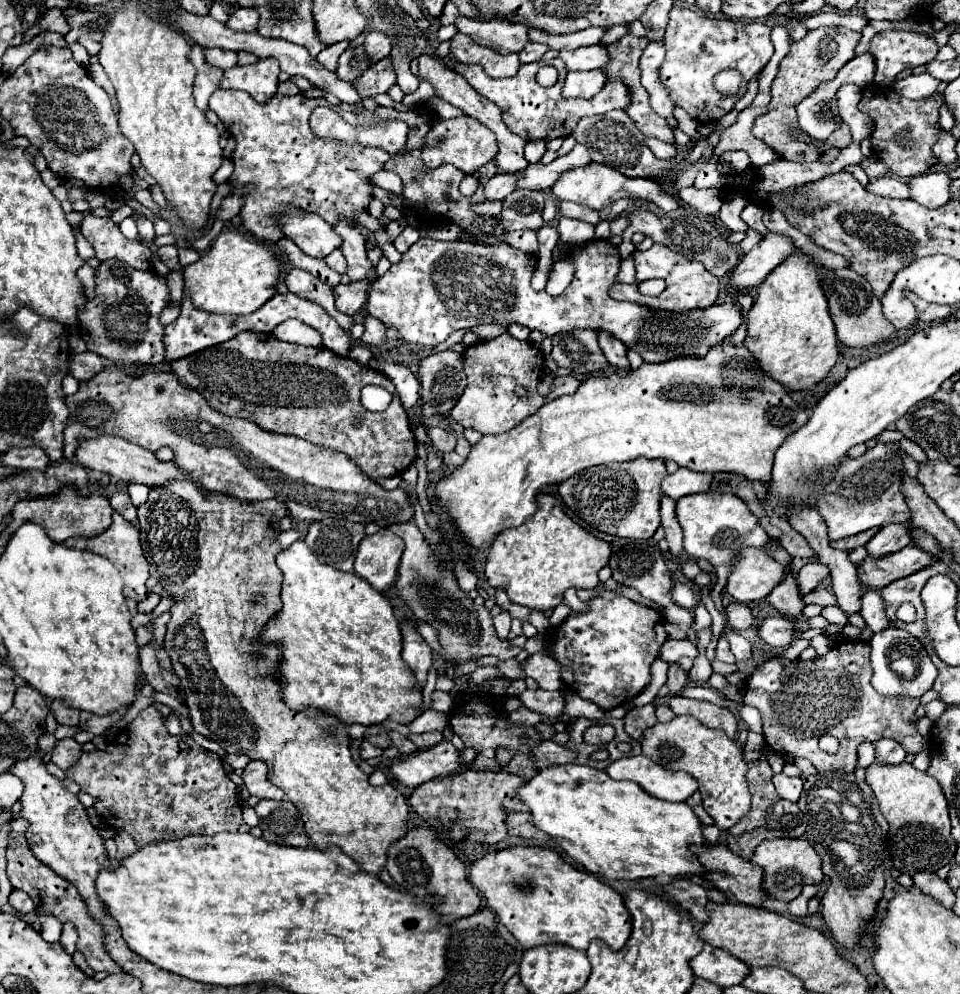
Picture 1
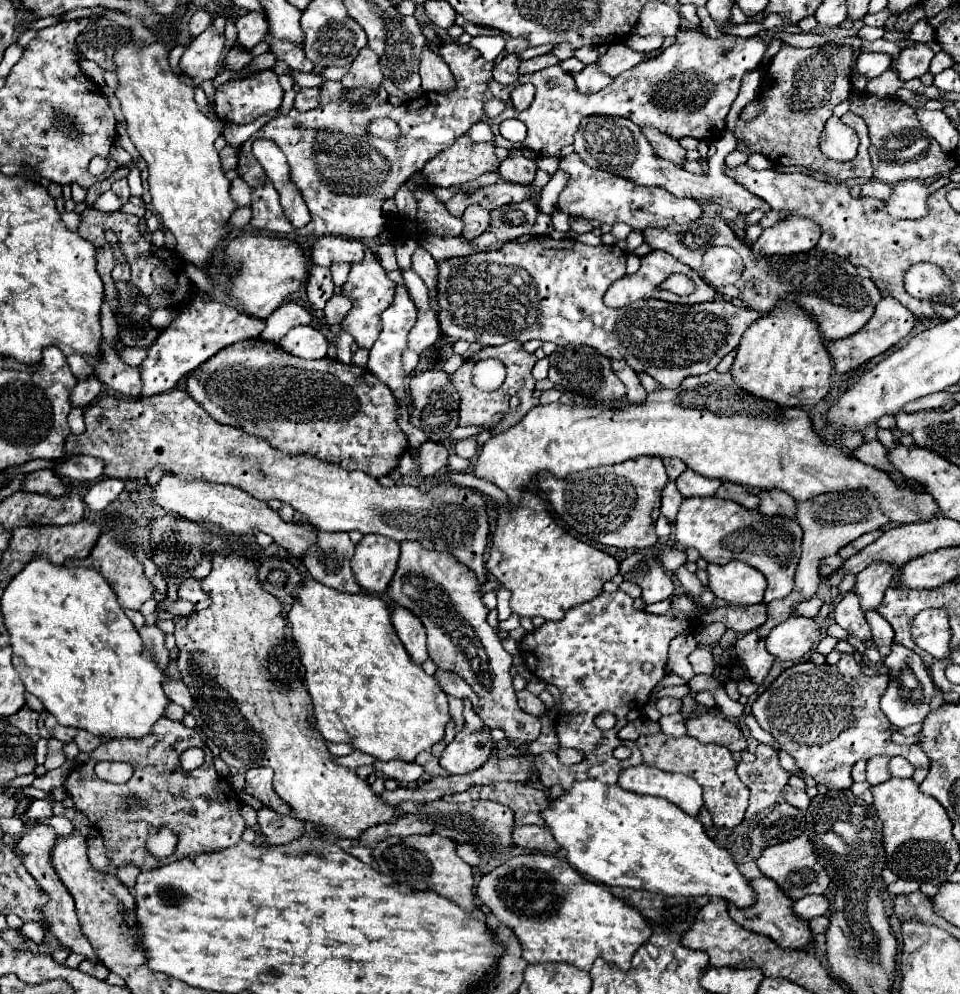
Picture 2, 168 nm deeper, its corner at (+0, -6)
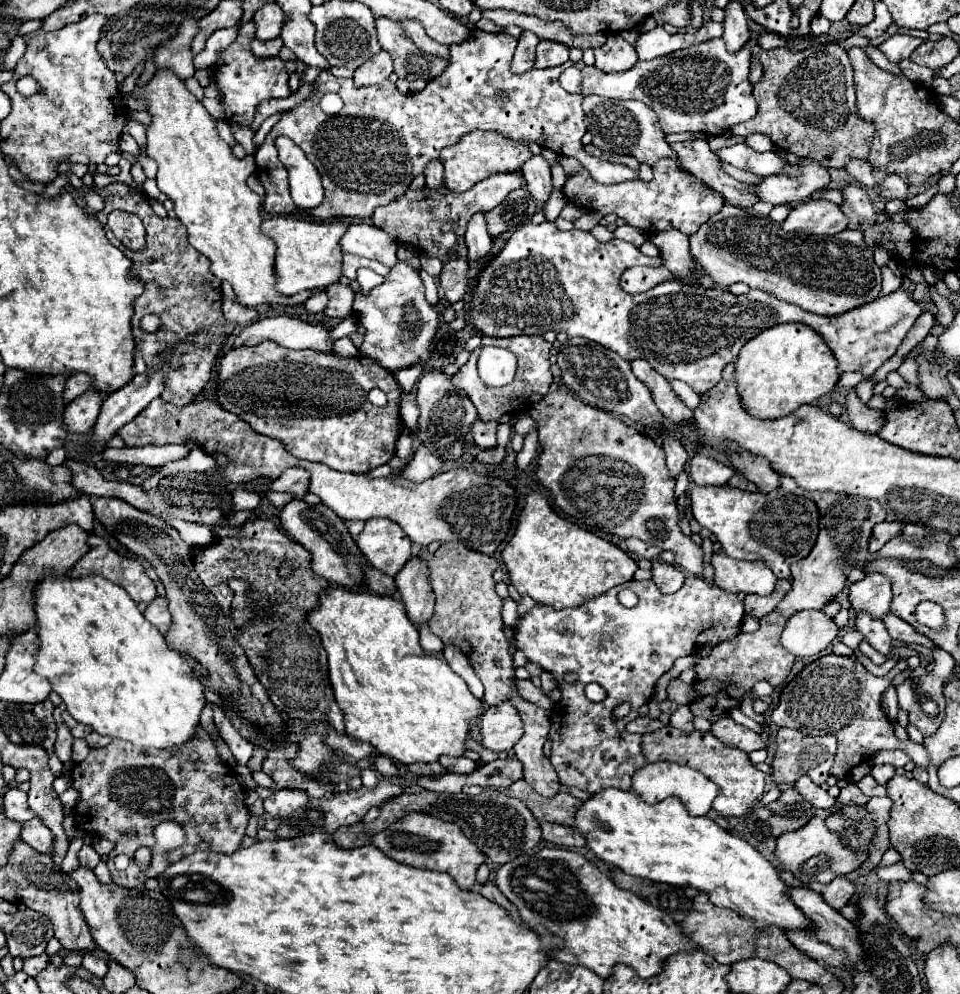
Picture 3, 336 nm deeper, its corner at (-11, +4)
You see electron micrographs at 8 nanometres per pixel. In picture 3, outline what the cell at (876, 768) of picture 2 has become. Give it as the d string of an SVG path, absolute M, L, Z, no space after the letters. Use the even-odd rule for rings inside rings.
M873 765L873 769L871 769L871 777L879 785L885 785L893 775L895 775L895 767L893 765Z

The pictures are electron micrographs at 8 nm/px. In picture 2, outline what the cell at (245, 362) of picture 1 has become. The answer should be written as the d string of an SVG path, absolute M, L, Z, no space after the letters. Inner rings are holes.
M260 337L254 341L236 341L204 361L202 367L186 377L186 391L220 423L240 427L256 437L266 437L286 453L308 453L326 461L330 459L332 463L342 463L344 469L358 469L374 479L390 475L406 451L406 435L396 421L396 399L376 375L362 367L342 365L330 357L306 361Z

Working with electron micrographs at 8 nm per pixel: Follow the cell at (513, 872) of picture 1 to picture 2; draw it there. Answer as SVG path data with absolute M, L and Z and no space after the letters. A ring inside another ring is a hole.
M526 853L508 859L504 865L498 865L490 873L482 875L476 895L480 901L490 907L498 921L514 931L522 945L522 957L528 963L544 963L544 961L566 961L584 971L590 971L596 957L602 957L620 969L630 969L630 959L640 945L648 941L652 935L646 919L628 903L614 897L602 885L584 879L574 867L566 861L556 859L554 855L544 853Z

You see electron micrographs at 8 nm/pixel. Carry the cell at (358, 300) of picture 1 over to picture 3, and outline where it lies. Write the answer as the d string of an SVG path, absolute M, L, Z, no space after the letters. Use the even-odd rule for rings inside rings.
M329 285L325 287L325 293L329 295L329 303L323 309L323 313L327 317L337 317L337 319L345 319L351 315L353 311L353 289L349 285Z

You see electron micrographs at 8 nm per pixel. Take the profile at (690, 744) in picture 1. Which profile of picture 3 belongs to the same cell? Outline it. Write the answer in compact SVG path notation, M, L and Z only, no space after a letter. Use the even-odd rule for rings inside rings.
M667 725L655 733L645 733L641 741L643 741L641 745L647 763L675 761L679 765L697 769L705 777L709 777L719 787L719 795L713 801L713 809L721 813L721 817L735 817L747 813L751 805L755 805L755 801L759 801L759 797L765 793L765 775L757 767L753 767L749 755L743 753L741 749L725 747L711 733L701 733L701 731L681 733L679 729Z

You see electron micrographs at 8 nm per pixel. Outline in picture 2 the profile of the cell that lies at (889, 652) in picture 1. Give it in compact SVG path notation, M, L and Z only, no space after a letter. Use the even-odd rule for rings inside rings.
M894 643L890 647L890 653L884 657L884 667L888 669L888 675L890 675L888 689L880 699L880 707L882 707L884 715L896 727L908 727L912 723L924 721L924 717L930 713L930 699L934 695L934 683L924 667L920 655L906 649L904 645Z

